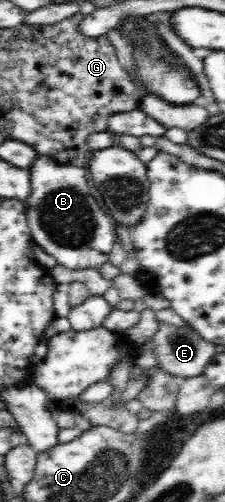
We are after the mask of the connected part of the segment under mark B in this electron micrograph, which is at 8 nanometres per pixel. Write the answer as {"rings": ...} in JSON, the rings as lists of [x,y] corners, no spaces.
{"rings":[[[38,155],[28,168],[31,183],[31,194],[26,203],[26,215],[32,238],[47,254],[56,259],[59,266],[67,270],[97,271],[99,266],[109,262],[113,242],[117,240],[115,226],[103,214],[97,200],[91,196],[88,169],[58,163],[53,157]]]}

